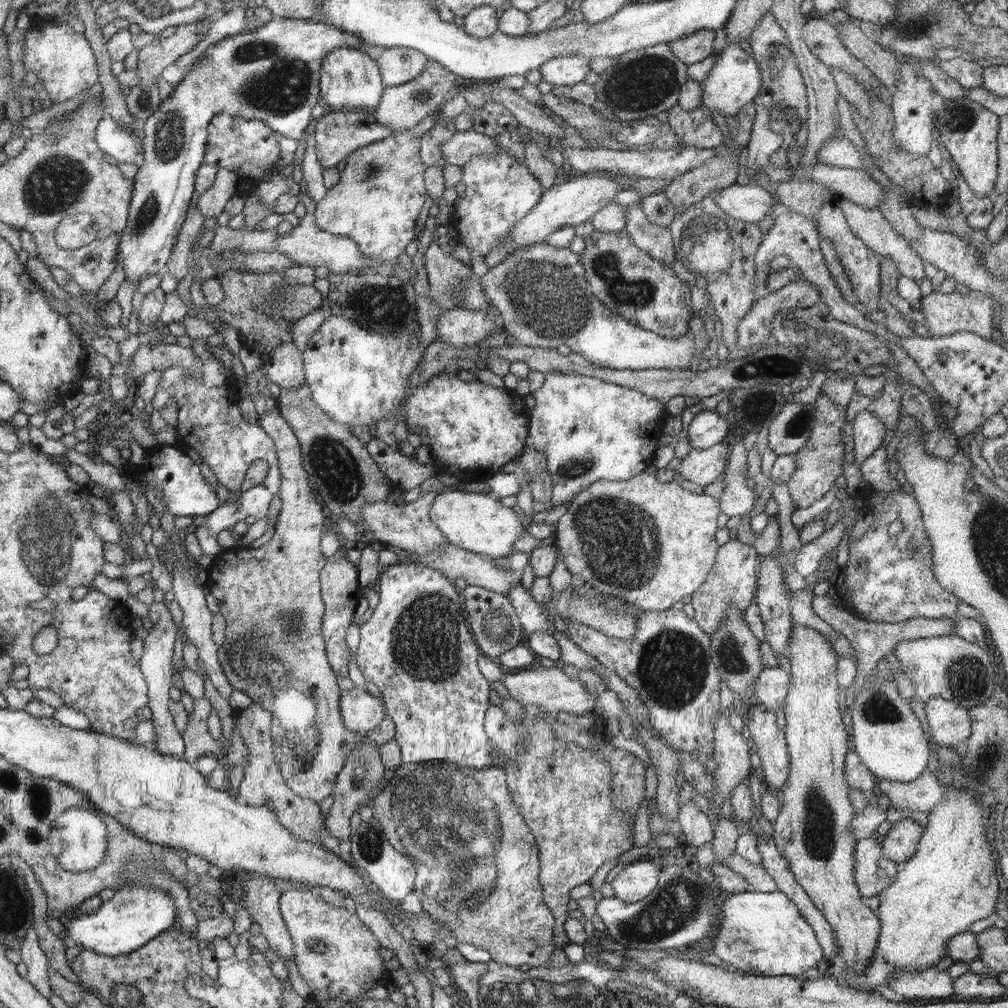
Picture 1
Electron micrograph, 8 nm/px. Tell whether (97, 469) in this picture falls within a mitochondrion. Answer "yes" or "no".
yes

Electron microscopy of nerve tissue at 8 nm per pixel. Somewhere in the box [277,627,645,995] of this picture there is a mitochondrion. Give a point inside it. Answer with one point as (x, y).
(456, 884)

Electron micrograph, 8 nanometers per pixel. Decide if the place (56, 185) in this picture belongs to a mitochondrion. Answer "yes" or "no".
yes

